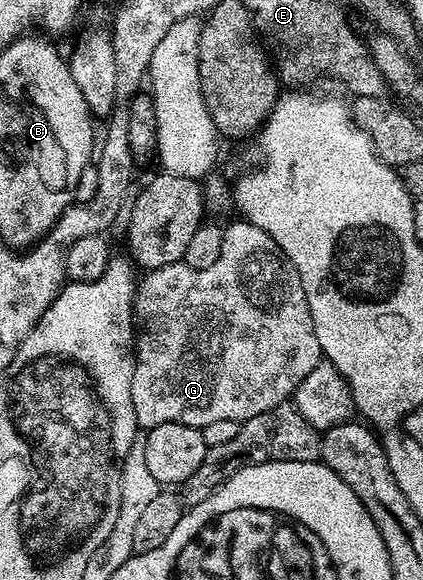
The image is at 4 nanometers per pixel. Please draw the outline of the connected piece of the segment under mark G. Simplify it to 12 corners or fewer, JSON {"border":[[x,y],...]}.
{"border":[[279,246],[135,289],[135,423],[244,423],[321,362]]}

